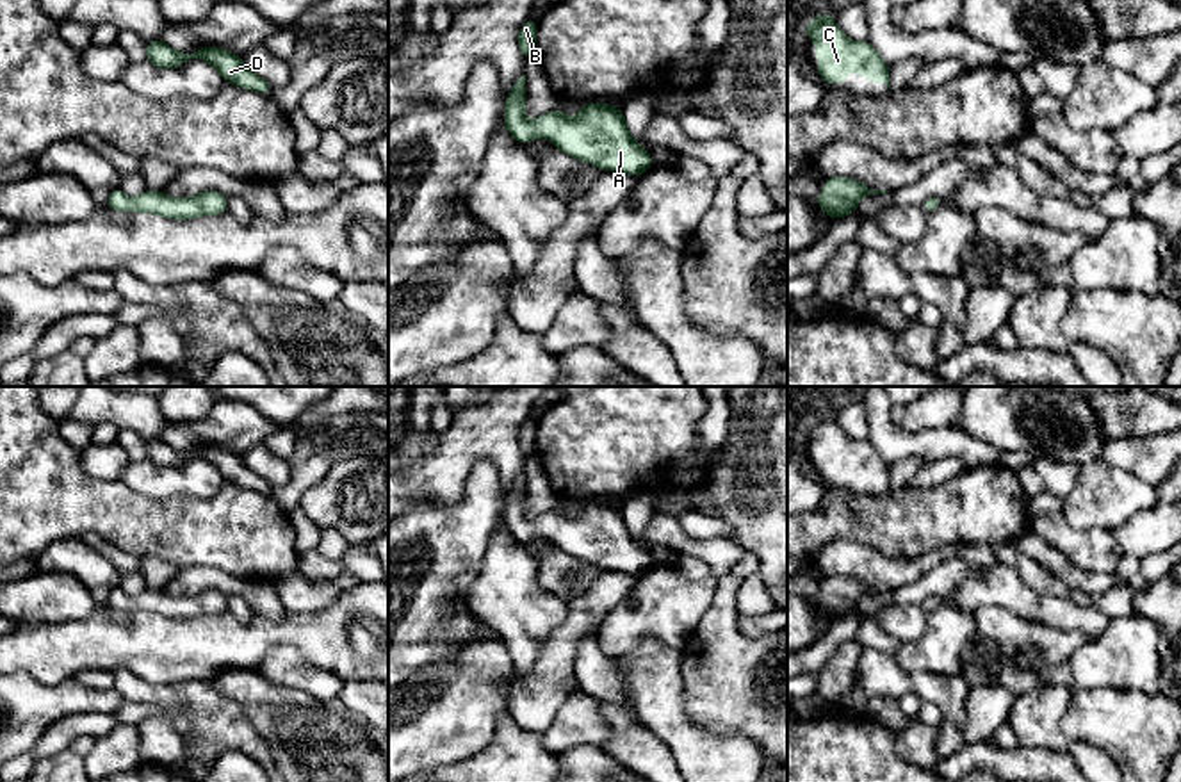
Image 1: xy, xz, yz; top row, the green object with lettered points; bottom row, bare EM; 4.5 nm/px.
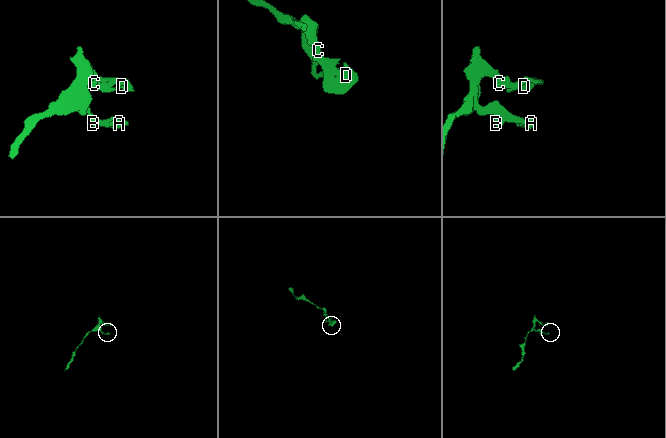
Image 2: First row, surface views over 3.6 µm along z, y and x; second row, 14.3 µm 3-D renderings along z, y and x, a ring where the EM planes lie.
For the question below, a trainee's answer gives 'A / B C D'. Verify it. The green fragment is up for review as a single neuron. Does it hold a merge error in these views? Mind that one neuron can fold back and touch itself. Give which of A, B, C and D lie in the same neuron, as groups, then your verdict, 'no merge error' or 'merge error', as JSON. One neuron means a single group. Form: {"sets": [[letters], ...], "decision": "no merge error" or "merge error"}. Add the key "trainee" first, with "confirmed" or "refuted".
{"trainee": "refuted", "sets": [["A", "B", "C", "D"]], "decision": "no merge error"}

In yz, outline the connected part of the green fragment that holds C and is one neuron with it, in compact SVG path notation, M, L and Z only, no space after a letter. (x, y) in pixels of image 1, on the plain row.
M823 411L802 429L812 435L810 444L818 445L818 470L830 483L844 483L848 470L867 476L873 483L889 483L889 463L878 454L869 440L855 442L848 438L834 420L832 413Z

